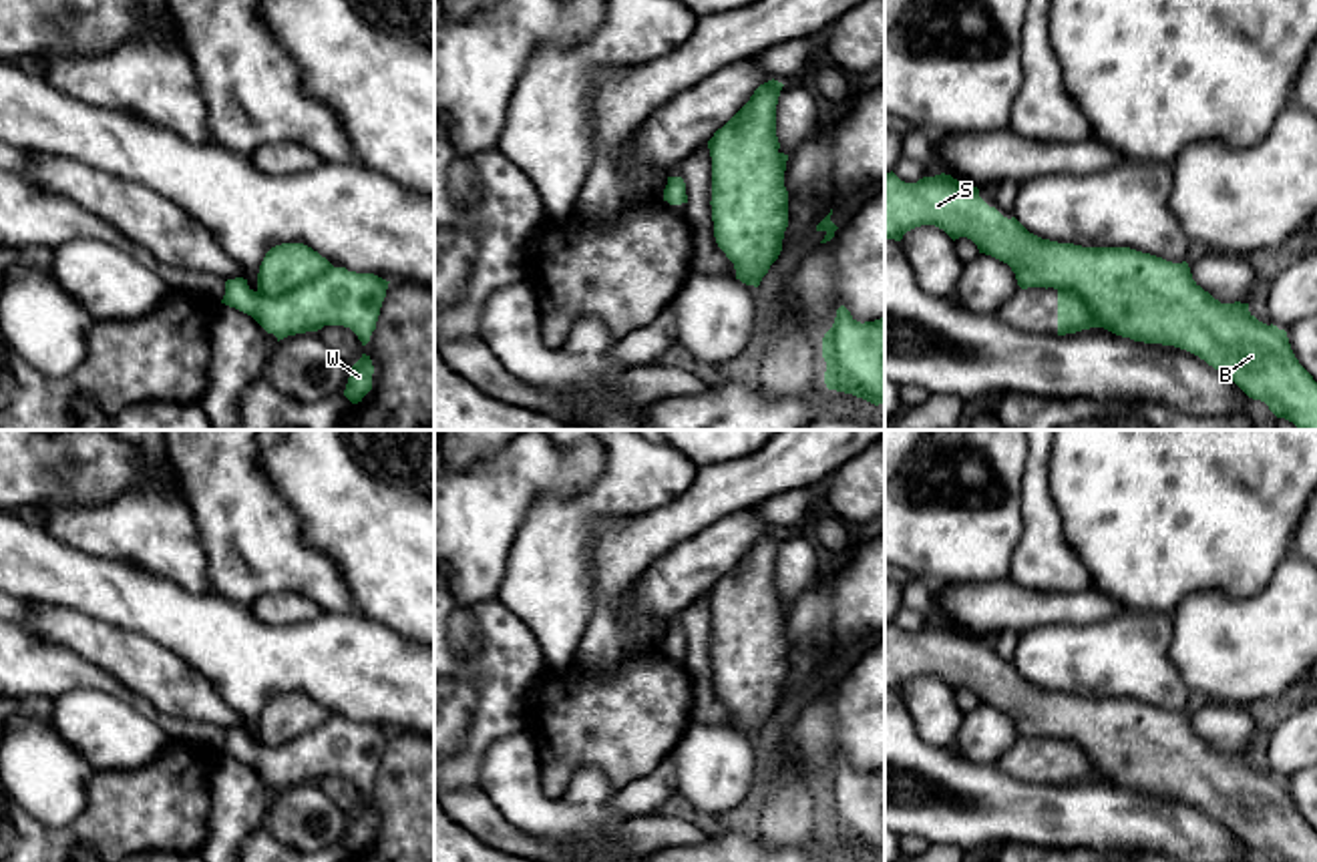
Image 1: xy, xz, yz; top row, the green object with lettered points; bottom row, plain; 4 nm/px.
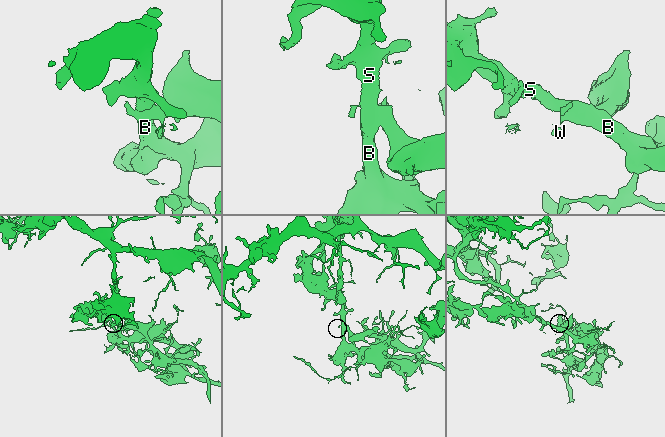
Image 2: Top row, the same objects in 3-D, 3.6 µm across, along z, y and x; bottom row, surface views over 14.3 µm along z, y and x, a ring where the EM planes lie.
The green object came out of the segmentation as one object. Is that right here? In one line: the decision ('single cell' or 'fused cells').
fused cells

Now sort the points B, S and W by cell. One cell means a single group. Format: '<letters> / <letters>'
B / S W

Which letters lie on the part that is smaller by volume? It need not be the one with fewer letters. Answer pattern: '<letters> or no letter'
B

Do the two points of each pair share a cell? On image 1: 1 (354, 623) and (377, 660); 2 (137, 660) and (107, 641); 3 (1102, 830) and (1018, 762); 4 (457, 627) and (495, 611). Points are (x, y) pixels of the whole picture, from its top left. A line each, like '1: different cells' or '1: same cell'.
1: same cell
2: same cell
3: different cells
4: different cells

